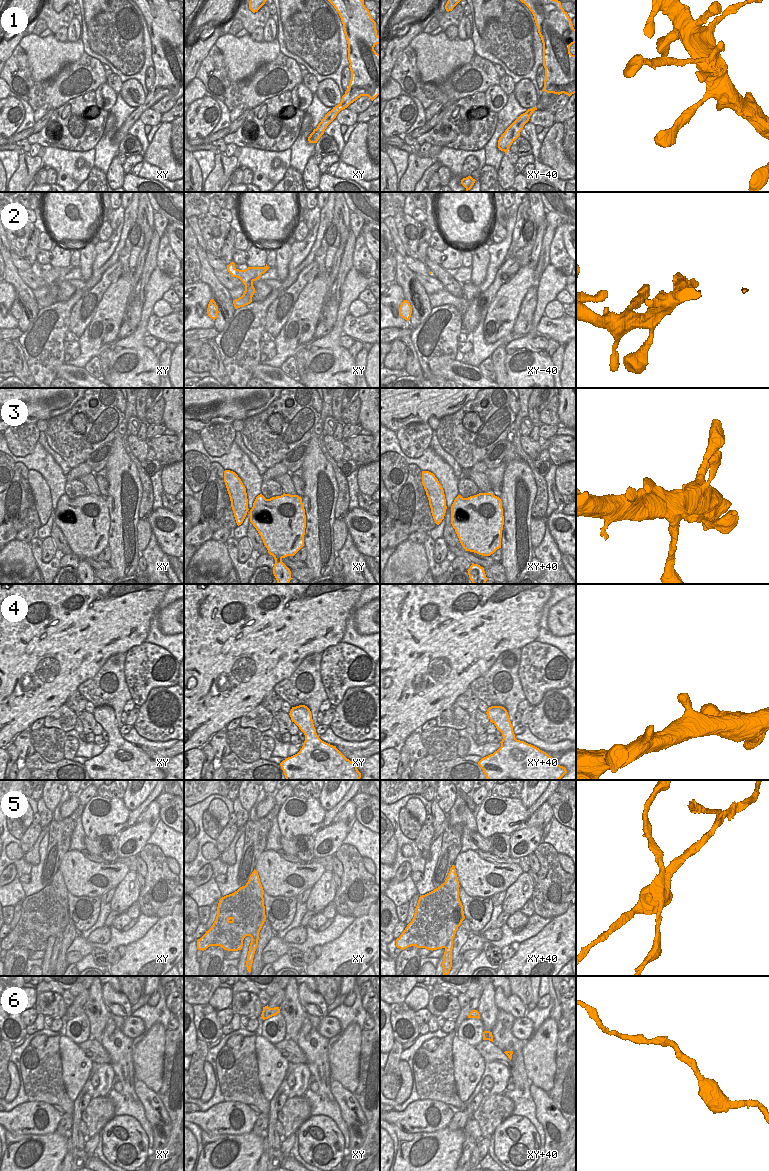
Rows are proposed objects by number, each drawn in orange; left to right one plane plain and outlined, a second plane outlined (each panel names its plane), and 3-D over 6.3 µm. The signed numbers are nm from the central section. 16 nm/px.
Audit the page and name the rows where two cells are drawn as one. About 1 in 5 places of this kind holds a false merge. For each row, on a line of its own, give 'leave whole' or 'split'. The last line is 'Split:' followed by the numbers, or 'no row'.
1: leave whole
2: leave whole
3: leave whole
4: leave whole
5: split
6: leave whole
Split: 5

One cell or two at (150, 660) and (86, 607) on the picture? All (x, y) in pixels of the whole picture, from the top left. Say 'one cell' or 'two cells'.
two cells

